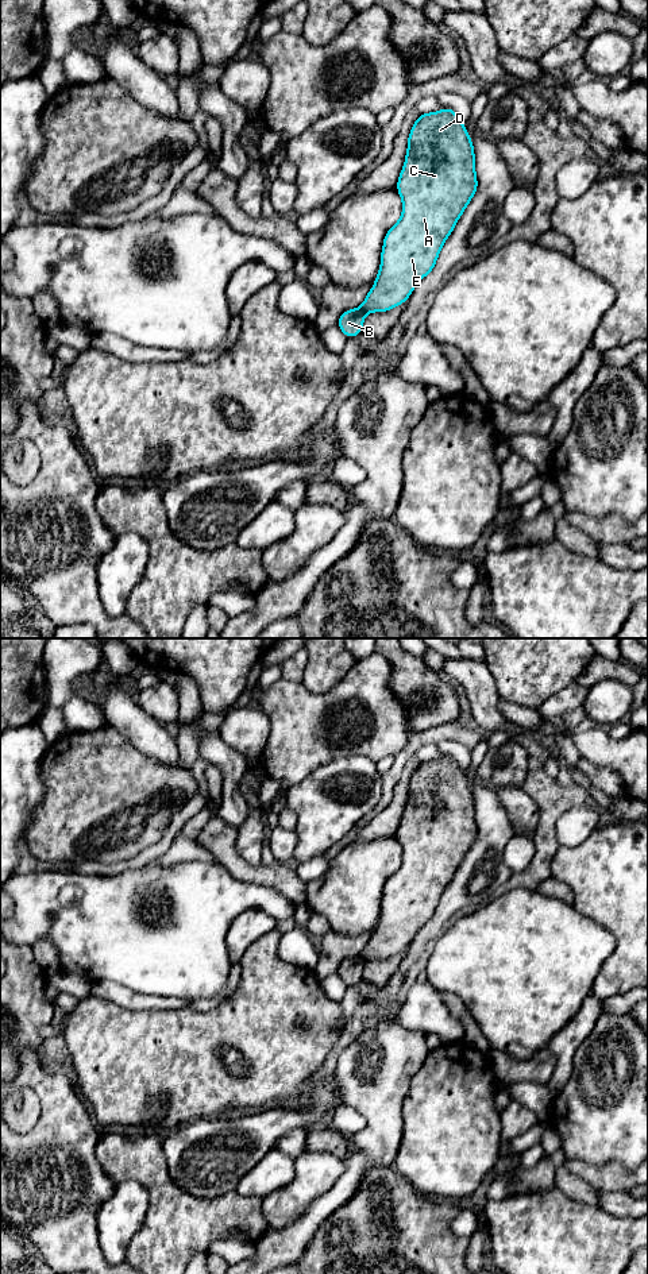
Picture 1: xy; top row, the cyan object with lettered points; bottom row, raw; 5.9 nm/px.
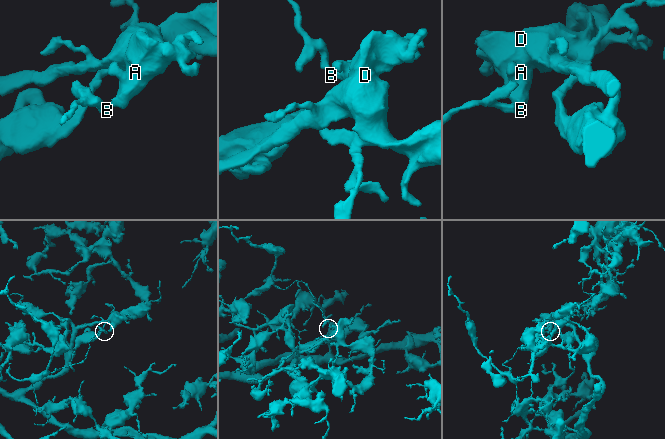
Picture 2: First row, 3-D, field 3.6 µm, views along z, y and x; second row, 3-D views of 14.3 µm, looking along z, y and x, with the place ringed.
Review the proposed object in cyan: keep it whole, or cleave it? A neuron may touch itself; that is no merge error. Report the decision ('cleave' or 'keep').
cleave

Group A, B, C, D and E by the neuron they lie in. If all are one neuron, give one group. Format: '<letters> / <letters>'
A C D E / B

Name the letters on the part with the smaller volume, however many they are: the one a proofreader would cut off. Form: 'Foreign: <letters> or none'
Foreign: B

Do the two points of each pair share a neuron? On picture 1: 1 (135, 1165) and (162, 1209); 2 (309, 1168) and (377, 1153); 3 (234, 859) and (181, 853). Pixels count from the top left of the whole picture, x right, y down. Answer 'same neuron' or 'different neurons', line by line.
1: same neuron
2: different neurons
3: different neurons

